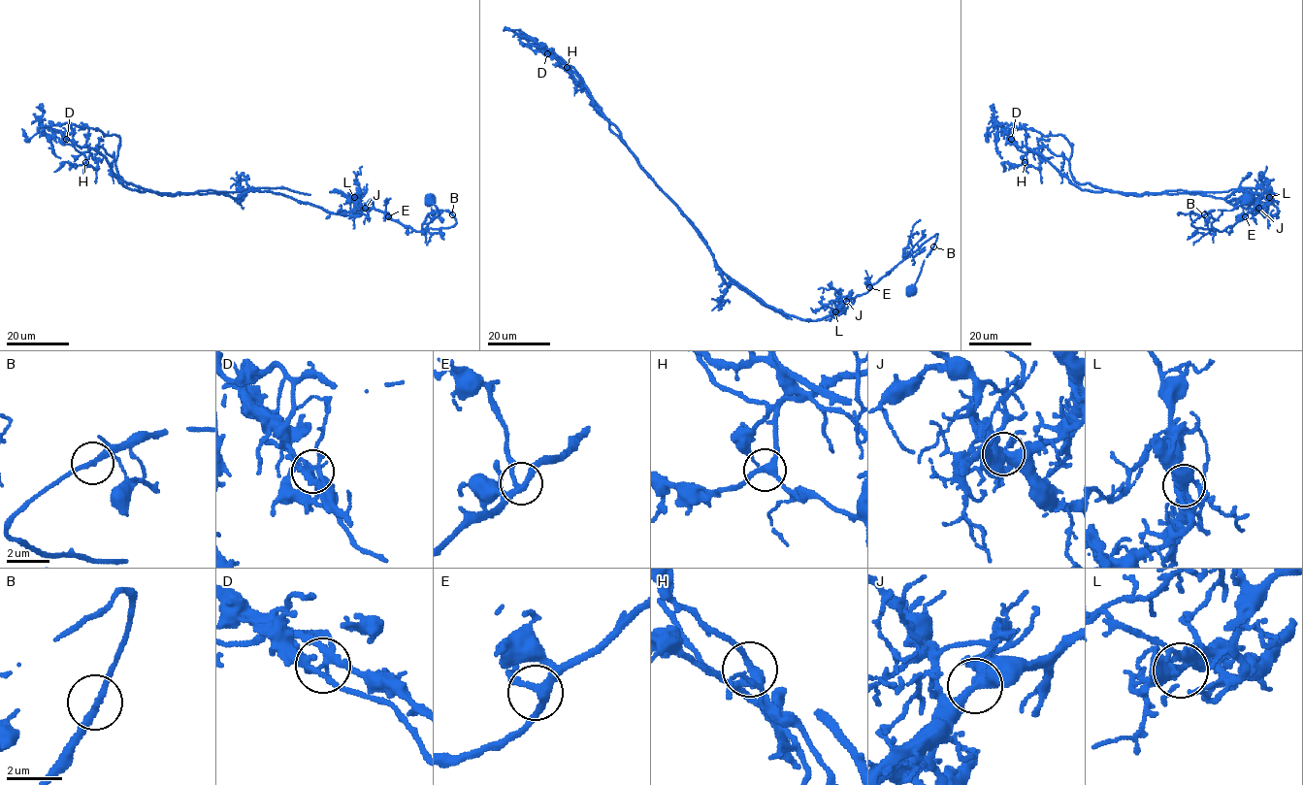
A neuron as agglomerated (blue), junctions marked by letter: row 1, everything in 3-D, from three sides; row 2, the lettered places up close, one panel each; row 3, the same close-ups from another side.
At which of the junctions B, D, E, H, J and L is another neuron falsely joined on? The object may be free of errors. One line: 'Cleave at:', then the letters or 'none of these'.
Cleave at: D

